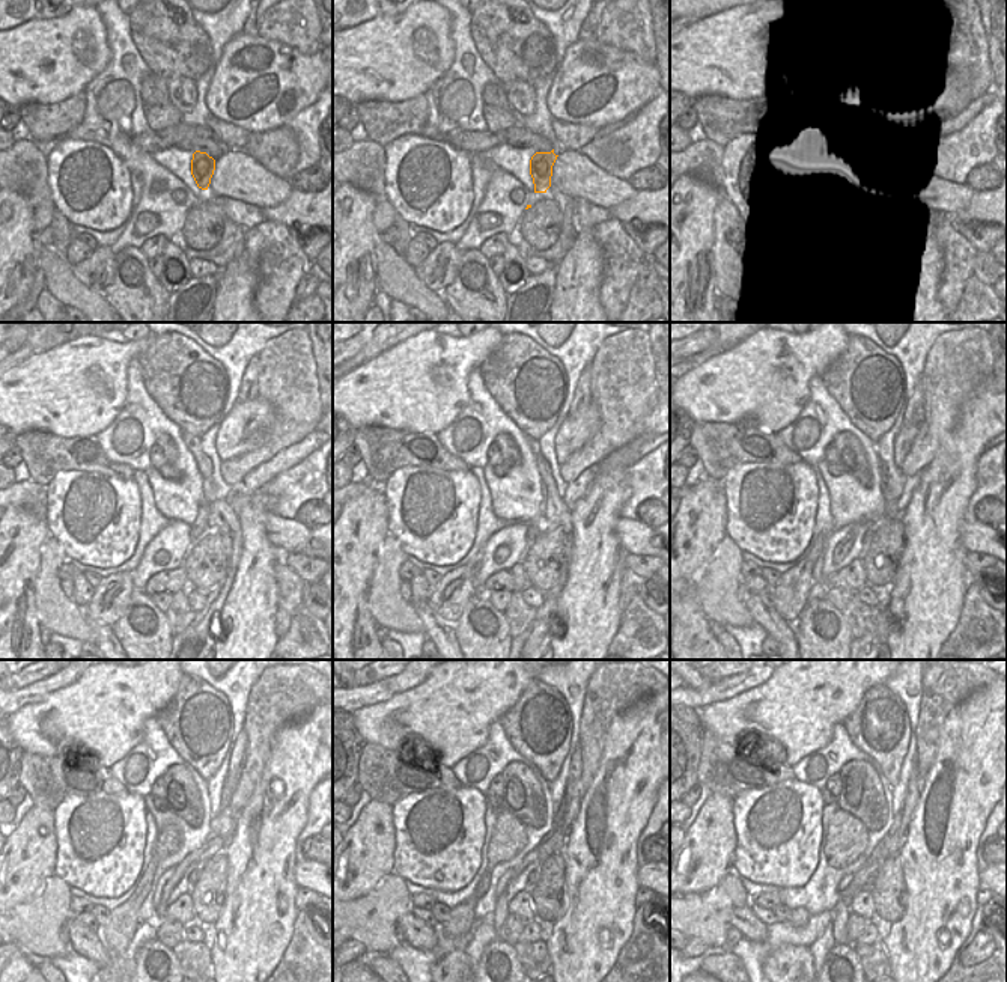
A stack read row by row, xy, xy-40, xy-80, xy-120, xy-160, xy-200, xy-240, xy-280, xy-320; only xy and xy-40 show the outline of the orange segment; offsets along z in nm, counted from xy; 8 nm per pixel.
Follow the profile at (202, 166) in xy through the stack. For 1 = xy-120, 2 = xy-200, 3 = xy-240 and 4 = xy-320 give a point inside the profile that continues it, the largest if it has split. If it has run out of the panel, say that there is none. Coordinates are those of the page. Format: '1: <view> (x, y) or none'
1: xy-120 (200, 526)
2: xy-200 (872, 529)
3: xy-240 (194, 875)
4: xy-320 (867, 886)

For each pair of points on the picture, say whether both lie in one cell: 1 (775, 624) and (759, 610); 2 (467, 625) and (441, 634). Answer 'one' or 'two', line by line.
1: one
2: two

